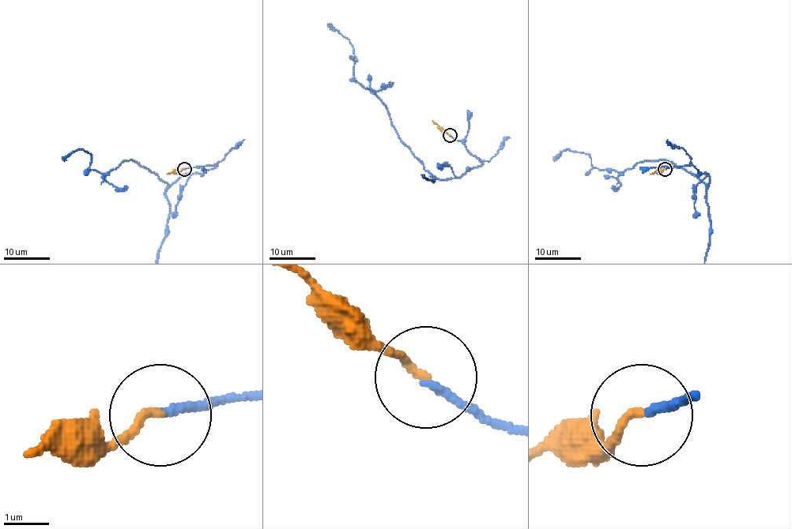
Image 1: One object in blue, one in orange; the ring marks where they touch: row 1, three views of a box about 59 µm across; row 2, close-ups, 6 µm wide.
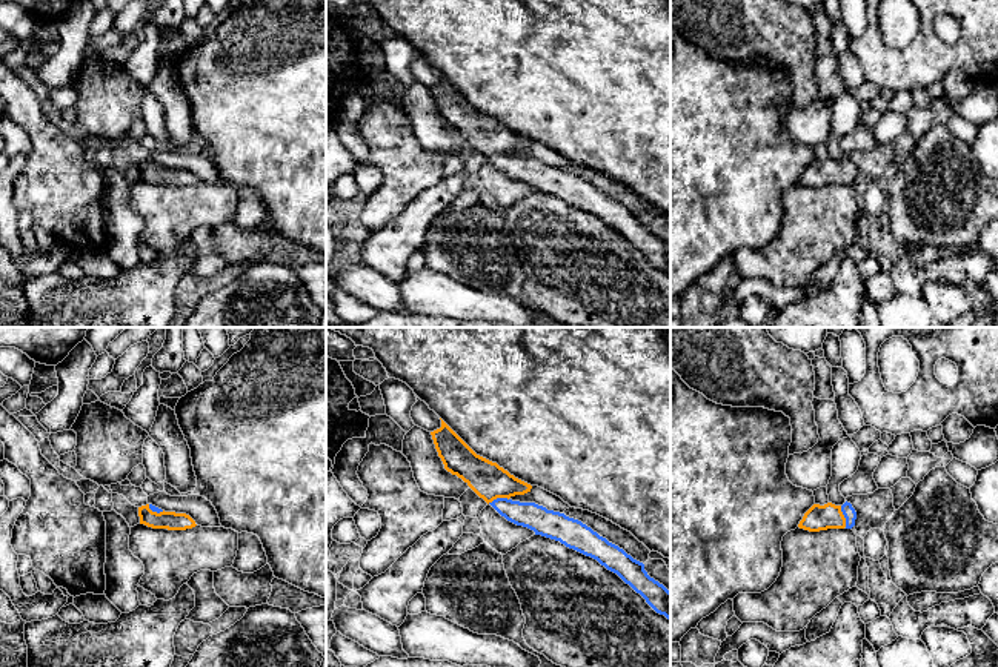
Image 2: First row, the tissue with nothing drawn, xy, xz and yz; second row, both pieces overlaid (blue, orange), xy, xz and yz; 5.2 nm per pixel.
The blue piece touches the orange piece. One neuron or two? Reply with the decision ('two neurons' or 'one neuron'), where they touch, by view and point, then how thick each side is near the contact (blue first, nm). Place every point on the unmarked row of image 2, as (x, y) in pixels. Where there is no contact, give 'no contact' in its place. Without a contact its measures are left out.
one neuron; contact yz (844, 172); calibres 70 and 130 nm

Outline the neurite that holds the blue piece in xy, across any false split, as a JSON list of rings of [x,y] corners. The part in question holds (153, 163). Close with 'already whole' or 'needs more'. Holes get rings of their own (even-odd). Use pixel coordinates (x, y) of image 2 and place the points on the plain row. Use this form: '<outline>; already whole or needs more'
[[[152,160],[138,163],[140,180],[152,184],[186,186],[195,183],[195,177],[186,169],[165,168]]]; needs more

